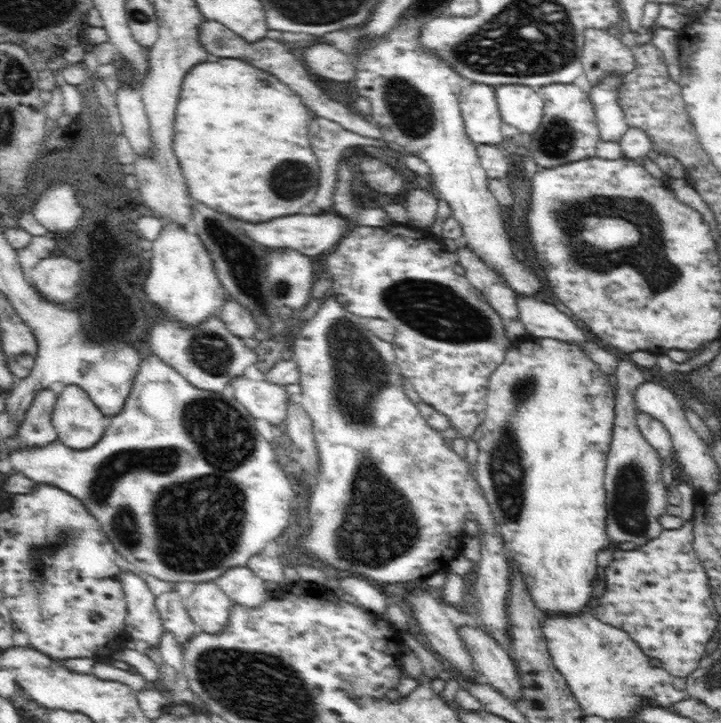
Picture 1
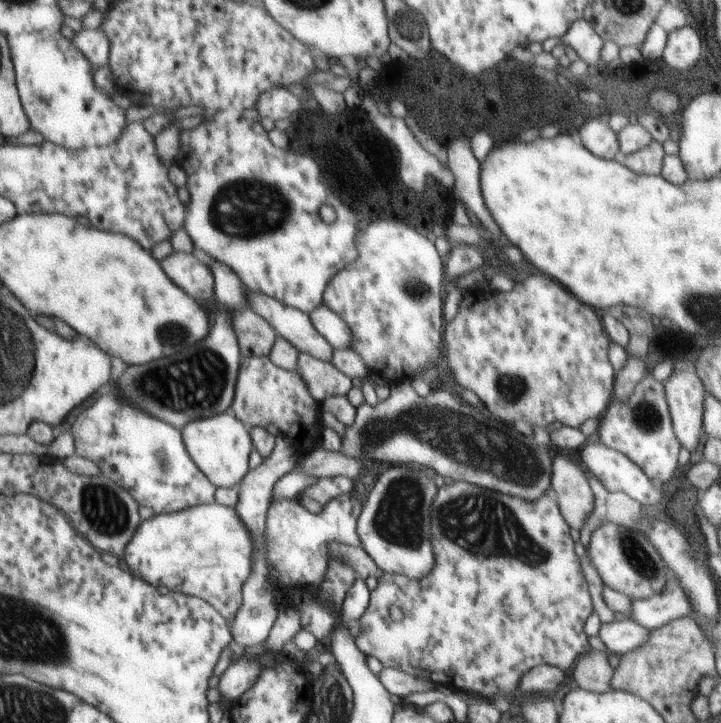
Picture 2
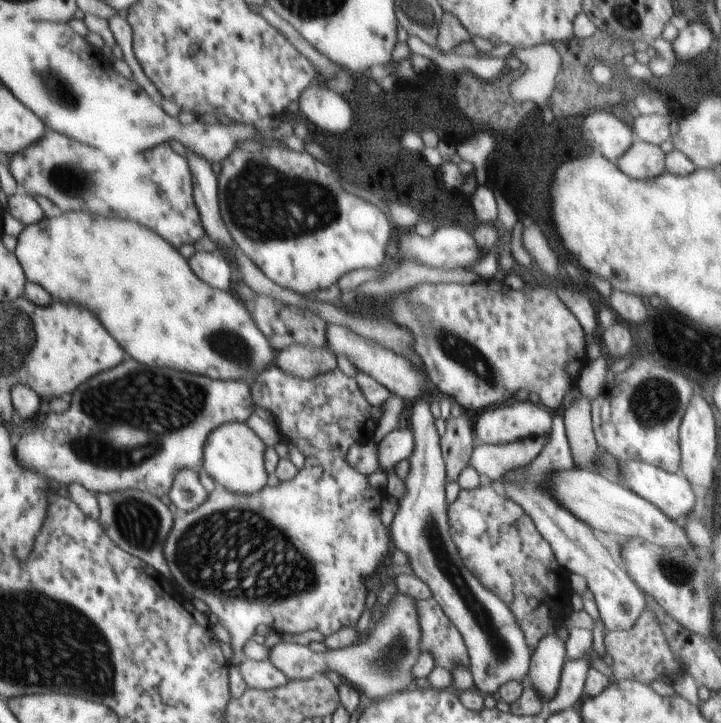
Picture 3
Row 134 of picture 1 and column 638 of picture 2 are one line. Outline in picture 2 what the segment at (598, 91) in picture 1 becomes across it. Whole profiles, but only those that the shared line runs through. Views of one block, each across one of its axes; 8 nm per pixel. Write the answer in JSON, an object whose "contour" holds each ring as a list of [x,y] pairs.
{"contour":[[[678,577],[667,578],[665,587],[647,599],[632,600],[630,618],[638,621],[649,631],[662,628],[680,617],[688,617],[694,612],[691,600],[682,588]]]}

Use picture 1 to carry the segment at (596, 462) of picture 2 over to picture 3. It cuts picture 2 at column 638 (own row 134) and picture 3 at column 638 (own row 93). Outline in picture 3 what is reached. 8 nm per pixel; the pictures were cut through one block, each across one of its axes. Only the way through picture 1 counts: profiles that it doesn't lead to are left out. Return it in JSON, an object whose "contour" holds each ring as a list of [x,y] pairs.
{"contour":[[[640,460],[619,463],[619,483],[652,503],[656,508],[660,508],[670,520],[678,520],[680,516],[686,516],[694,510],[694,506],[696,506],[694,488],[690,487],[690,482],[683,474],[669,473],[661,468],[656,468],[654,465],[640,462]]]}

